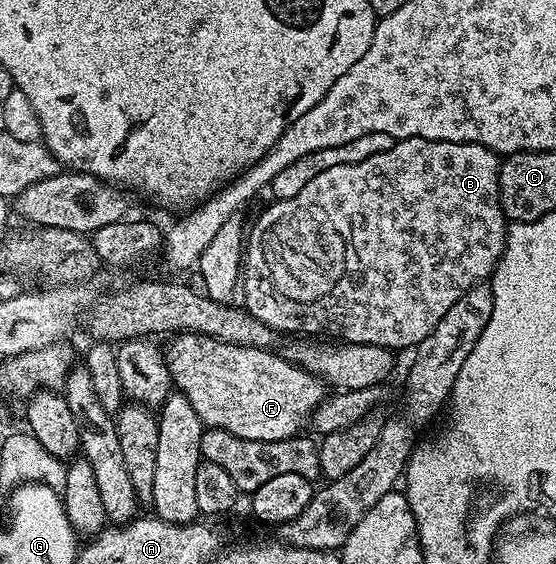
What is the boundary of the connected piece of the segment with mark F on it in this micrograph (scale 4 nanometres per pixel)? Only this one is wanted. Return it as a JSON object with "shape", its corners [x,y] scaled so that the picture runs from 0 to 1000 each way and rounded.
{"shape":[[[322,590],[308,605],[313,606],[295,619],[306,668],[313,674],[318,695],[329,697],[338,715],[345,715],[365,755],[401,761],[417,771],[432,771],[432,778],[462,782],[502,782],[534,775],[563,741],[565,723],[588,702],[588,684],[563,668],[552,654],[516,640],[513,631],[500,628],[498,633],[498,624],[484,619],[412,612],[358,590]]]}

